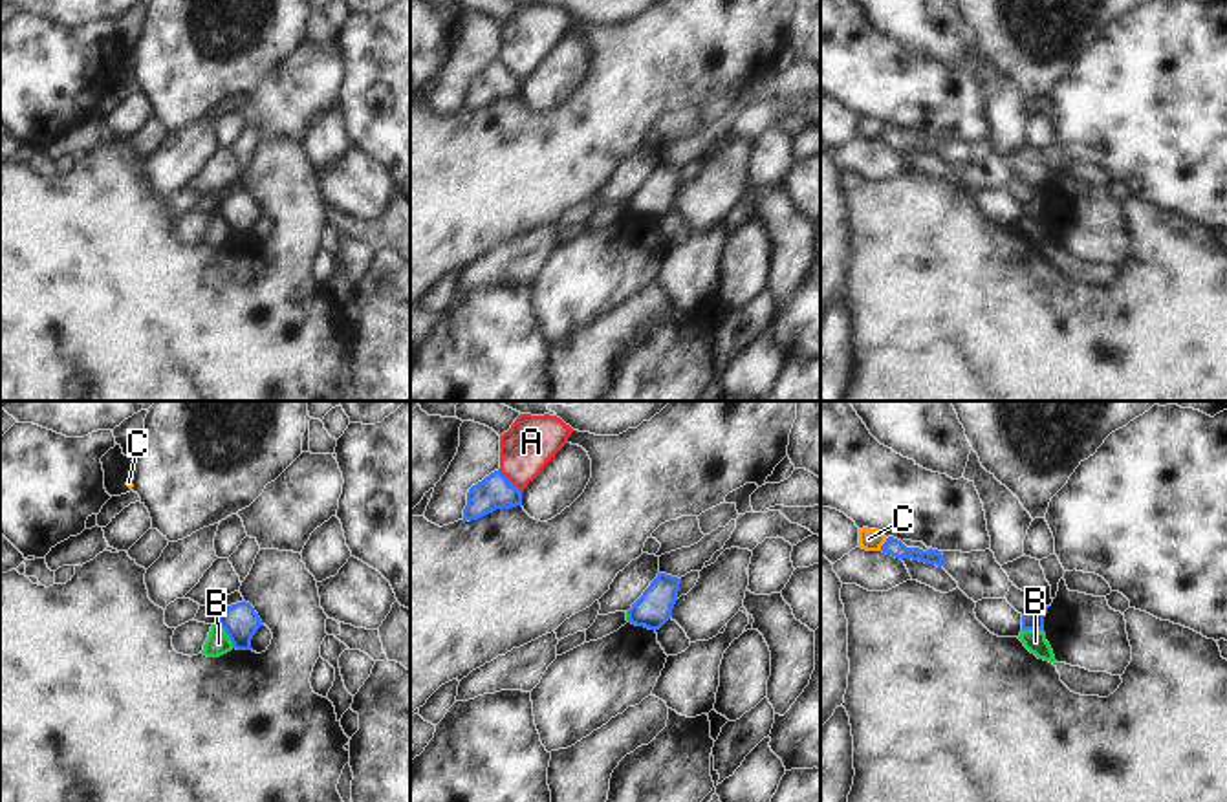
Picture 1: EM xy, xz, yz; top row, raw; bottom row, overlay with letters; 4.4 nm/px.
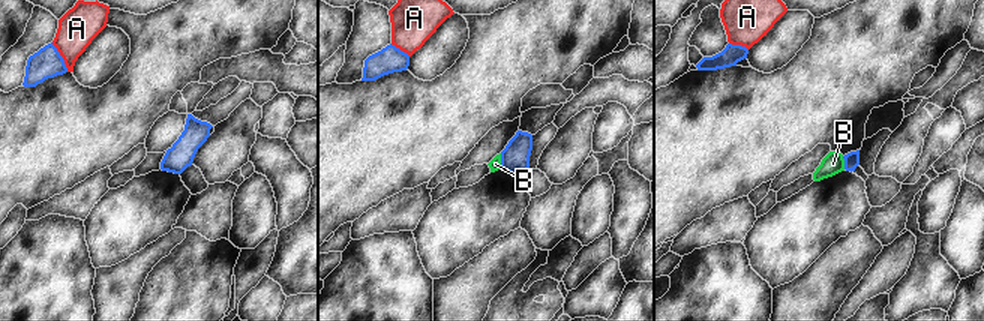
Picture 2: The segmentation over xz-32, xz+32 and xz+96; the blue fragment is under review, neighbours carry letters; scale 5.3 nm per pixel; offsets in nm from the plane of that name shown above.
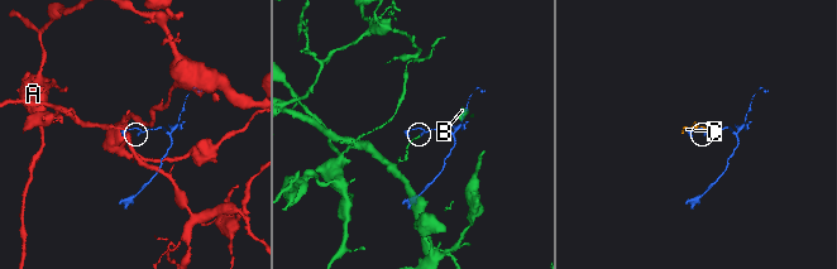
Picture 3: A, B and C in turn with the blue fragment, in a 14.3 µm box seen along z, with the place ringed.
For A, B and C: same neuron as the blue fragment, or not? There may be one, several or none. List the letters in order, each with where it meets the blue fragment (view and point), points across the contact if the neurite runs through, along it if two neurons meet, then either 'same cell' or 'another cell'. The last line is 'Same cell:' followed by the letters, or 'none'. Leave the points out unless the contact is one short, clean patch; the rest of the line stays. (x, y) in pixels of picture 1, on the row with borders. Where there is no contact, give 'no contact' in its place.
A: xz (510, 482) | another cell
B: xy (226, 632) | along xy (217, 621), (233, 647) | another cell
C: yz (883, 544) | another cell
Same cell: none

